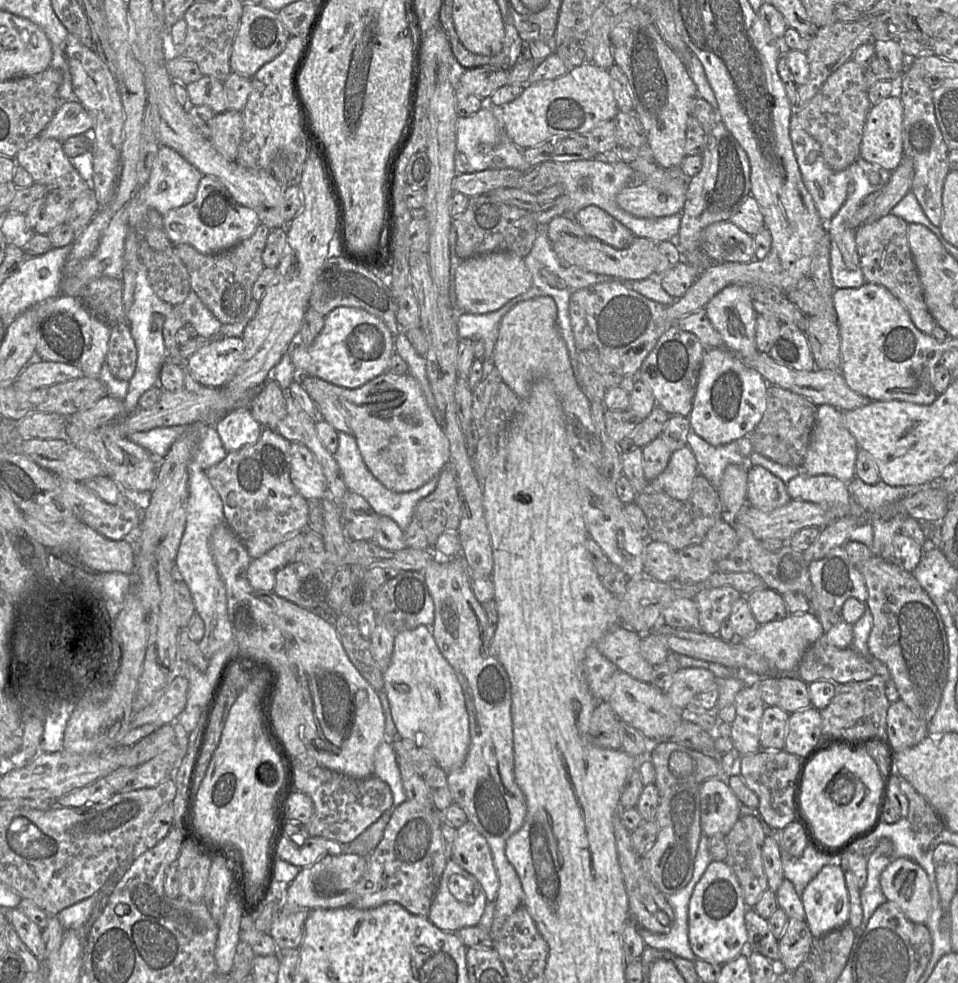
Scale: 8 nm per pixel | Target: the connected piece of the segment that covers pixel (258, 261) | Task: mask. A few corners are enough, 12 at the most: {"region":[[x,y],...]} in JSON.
{"region":[[270,232],[215,254],[173,244],[192,291],[222,324],[239,322],[266,268]]}

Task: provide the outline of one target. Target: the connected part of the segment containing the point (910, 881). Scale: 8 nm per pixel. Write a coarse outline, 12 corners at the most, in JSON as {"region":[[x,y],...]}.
{"region":[[894,859],[881,890],[907,919],[925,924],[931,886],[924,869]]}

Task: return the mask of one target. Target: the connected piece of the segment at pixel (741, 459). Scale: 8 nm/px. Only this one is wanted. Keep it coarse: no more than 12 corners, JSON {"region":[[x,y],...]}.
{"region":[[692,429],[698,473],[719,490],[731,464],[750,466],[737,441],[713,446]]}

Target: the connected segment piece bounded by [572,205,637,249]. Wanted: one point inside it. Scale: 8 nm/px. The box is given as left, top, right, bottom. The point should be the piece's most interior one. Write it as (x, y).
(597, 223)

